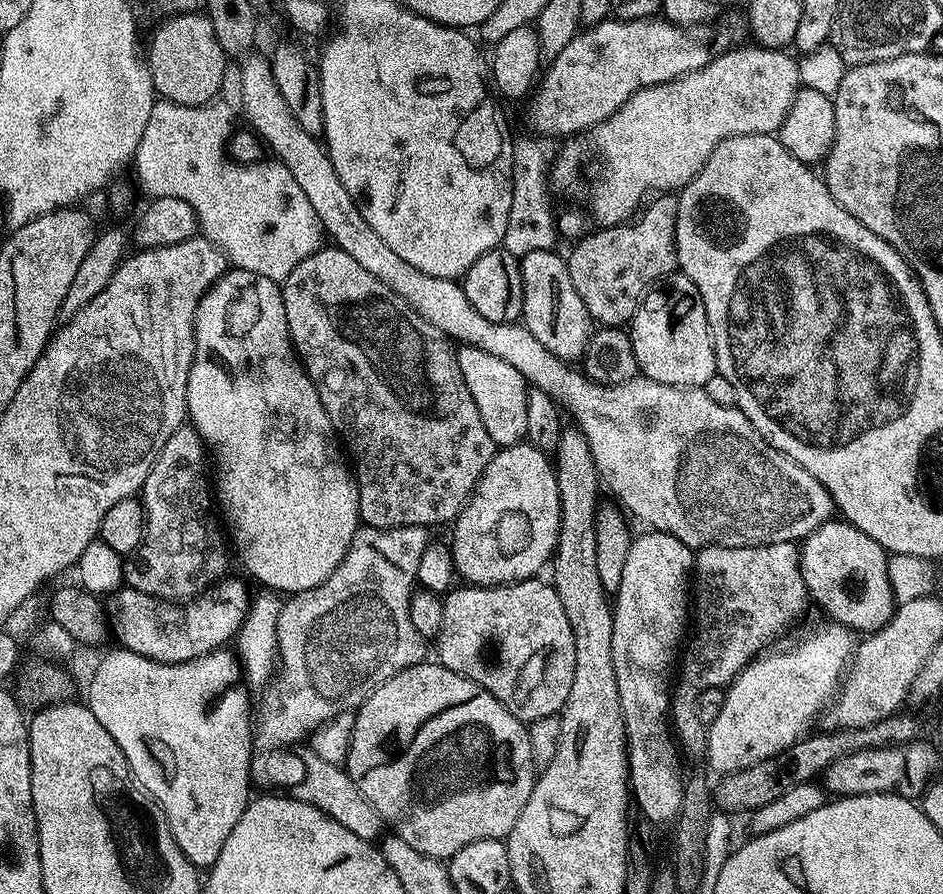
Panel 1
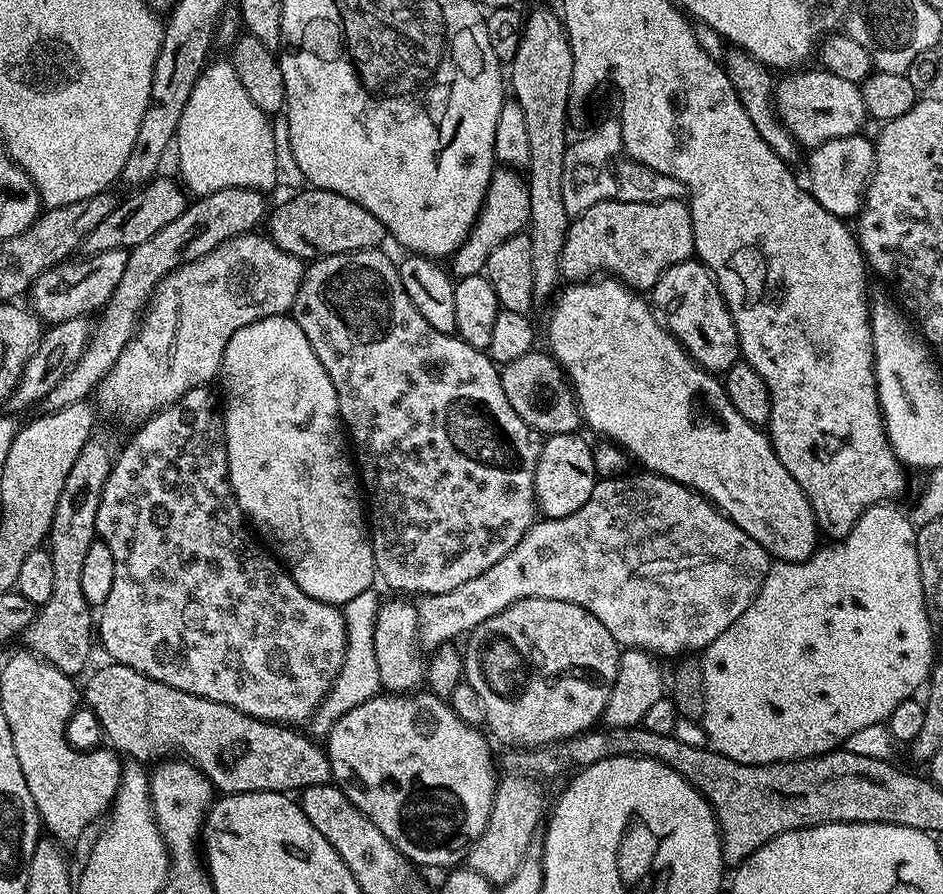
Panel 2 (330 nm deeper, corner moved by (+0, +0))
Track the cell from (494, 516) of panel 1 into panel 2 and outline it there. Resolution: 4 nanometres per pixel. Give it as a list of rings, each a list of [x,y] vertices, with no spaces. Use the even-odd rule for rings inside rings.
[[[576,432],[547,437],[540,445],[540,457],[534,474],[534,494],[539,515],[553,520],[574,514],[578,506],[586,506],[597,479],[591,443],[587,444]]]

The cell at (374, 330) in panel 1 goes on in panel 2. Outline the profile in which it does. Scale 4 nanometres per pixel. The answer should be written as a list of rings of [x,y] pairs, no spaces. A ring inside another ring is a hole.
[[[374,248],[365,252],[322,256],[319,260],[311,261],[305,267],[290,315],[298,322],[298,326],[302,326],[306,342],[310,342],[314,354],[318,354],[318,362],[322,362],[326,374],[330,374],[330,382],[334,382],[334,390],[338,394],[340,418],[354,453],[354,463],[363,491],[366,493],[366,516],[370,521],[370,539],[377,577],[381,581],[384,579],[396,594],[416,592],[417,597],[437,596],[458,590],[458,586],[470,582],[470,578],[478,578],[478,574],[490,570],[494,562],[502,562],[502,558],[506,558],[506,554],[510,554],[510,550],[514,550],[514,546],[522,542],[526,530],[530,530],[530,526],[538,519],[534,474],[540,457],[542,436],[526,422],[522,422],[514,406],[510,406],[510,401],[506,399],[506,390],[502,390],[500,368],[489,358],[487,351],[470,346],[451,332],[434,330],[434,326],[430,326],[430,322],[426,322],[426,318],[418,314],[414,302],[410,302],[410,294],[406,294],[402,286],[400,270],[394,260],[392,264],[384,250]]]

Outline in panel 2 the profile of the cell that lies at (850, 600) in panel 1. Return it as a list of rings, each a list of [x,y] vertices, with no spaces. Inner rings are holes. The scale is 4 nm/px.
[[[593,278],[587,282],[569,283],[567,287],[555,297],[551,305],[553,308],[552,313],[548,316],[548,345],[546,348],[550,355],[560,363],[564,375],[568,377],[568,383],[576,393],[576,403],[580,405],[581,421],[585,425],[589,424],[600,435],[600,438],[613,445],[619,445],[635,463],[636,460],[640,463],[637,465],[643,471],[670,478],[674,482],[686,485],[694,492],[699,492],[704,499],[711,500],[729,520],[733,520],[742,530],[746,530],[746,534],[750,534],[750,538],[754,538],[754,542],[758,542],[758,546],[762,546],[768,552],[769,557],[786,564],[801,564],[803,560],[809,560],[818,547],[818,541],[816,541],[818,529],[810,502],[806,494],[802,494],[802,486],[794,482],[790,470],[782,466],[778,454],[772,449],[771,439],[757,425],[746,422],[746,418],[742,418],[738,410],[734,410],[723,383],[713,373],[707,372],[701,364],[693,360],[691,354],[679,344],[675,336],[662,323],[661,317],[654,311],[651,303],[635,288],[630,288],[615,278]]]

